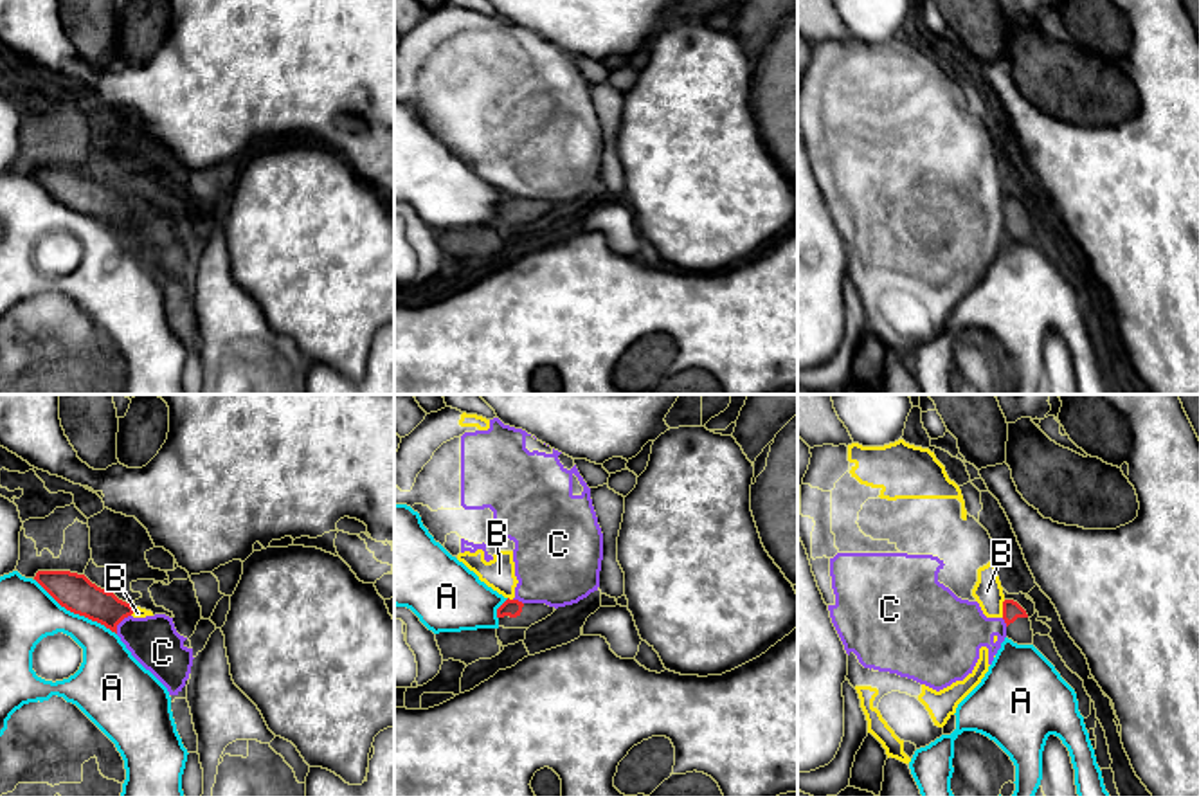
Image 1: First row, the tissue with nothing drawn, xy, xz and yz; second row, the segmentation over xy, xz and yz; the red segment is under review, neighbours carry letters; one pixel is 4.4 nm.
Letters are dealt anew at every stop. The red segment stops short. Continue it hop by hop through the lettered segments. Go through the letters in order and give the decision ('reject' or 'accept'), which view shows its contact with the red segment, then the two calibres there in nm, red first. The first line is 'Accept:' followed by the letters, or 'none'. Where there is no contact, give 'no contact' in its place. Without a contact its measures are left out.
Accept: none
A: reject; contact in xy; calibres 170 and 260 nm
B: reject; contact in yz; calibres 80 and 130 nm
C: reject; contact in xy; calibres 170 and 220 nm

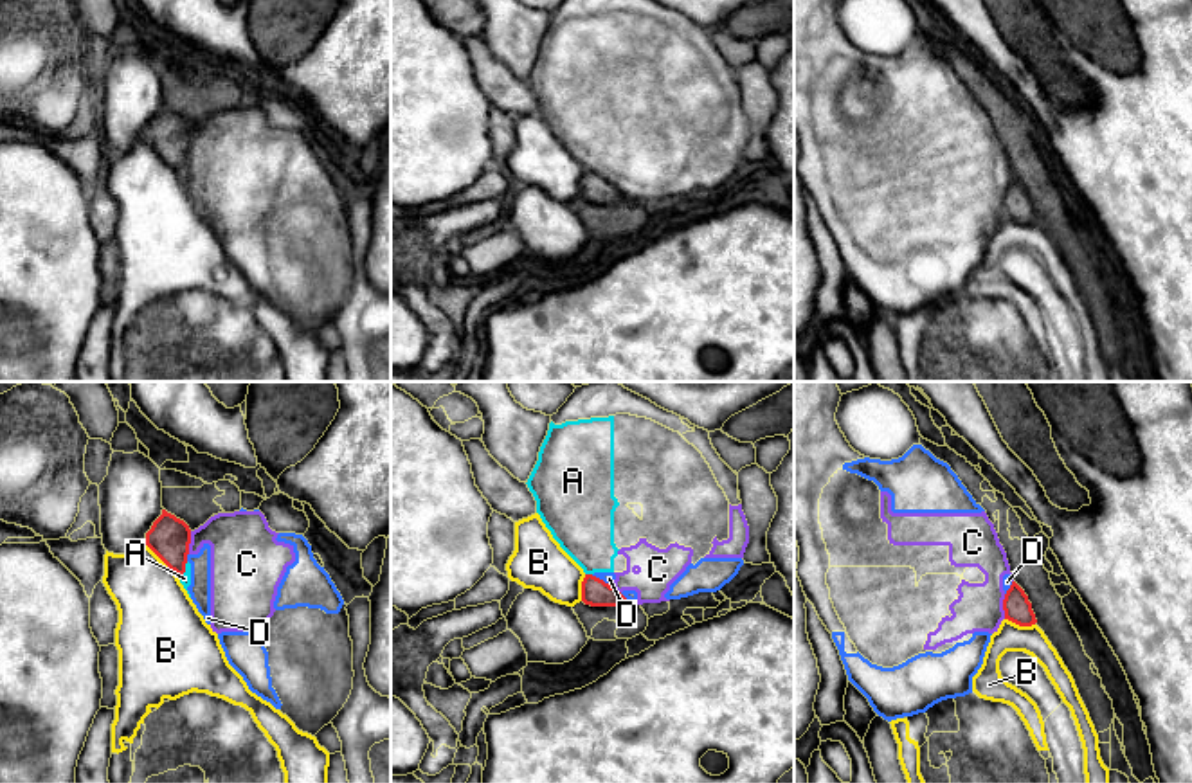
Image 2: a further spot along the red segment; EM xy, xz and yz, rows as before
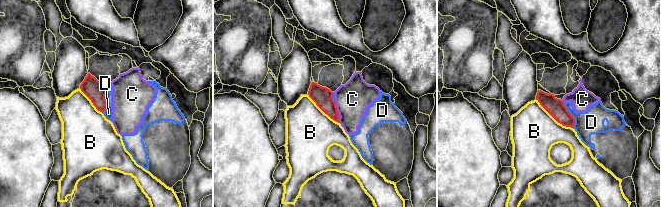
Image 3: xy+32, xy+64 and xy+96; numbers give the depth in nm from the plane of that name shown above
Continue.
Accept: none
A: reject; contact in xy; calibres 190 and 50 nm
B: reject; contact in xy; calibres 190 and 340 nm
C: reject; contact in yz; calibres 120 and 200 nm
D: reject; contact in xy; calibres 190 and 100 nm

